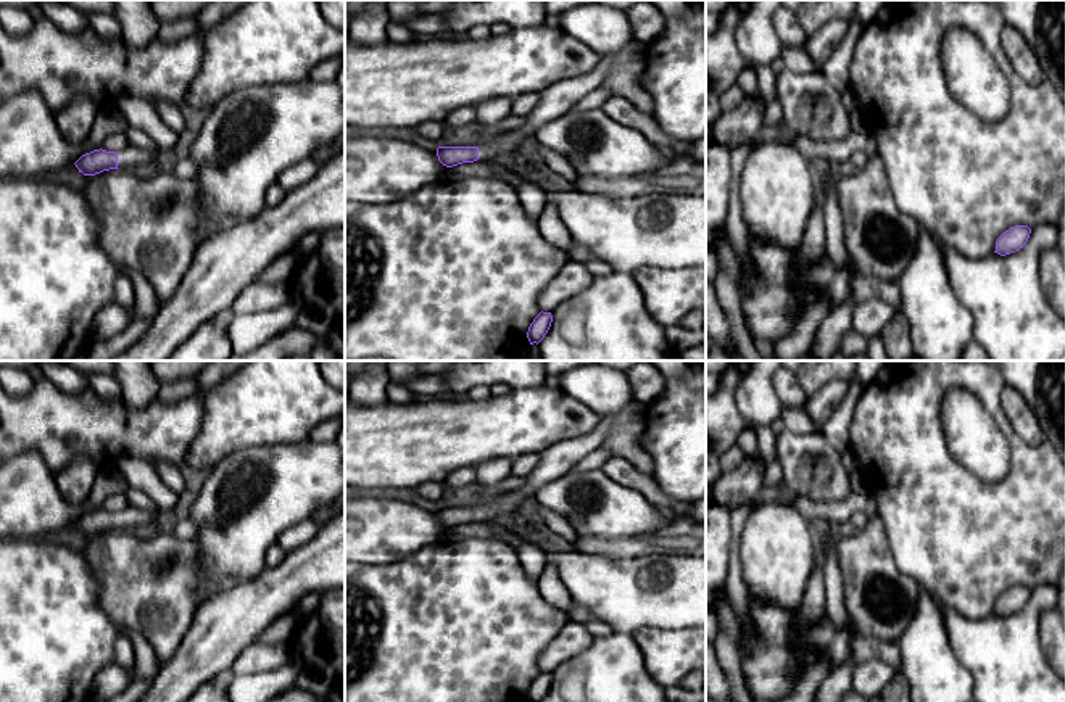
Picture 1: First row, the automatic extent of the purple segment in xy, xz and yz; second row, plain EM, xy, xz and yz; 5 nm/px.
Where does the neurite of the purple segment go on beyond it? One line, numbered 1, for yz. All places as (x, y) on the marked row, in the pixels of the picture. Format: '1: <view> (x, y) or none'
1: none

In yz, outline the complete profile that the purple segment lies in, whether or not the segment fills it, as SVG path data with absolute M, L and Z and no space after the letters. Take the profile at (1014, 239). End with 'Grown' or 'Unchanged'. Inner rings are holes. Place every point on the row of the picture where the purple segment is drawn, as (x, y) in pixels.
M1015 225L1005 230L996 242L996 251L1001 256L1010 254L1023 248L1030 238L1028 225Z. Unchanged

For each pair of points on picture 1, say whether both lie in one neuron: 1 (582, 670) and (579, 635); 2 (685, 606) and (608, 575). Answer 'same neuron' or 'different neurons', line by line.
1: different neurons
2: same neuron

